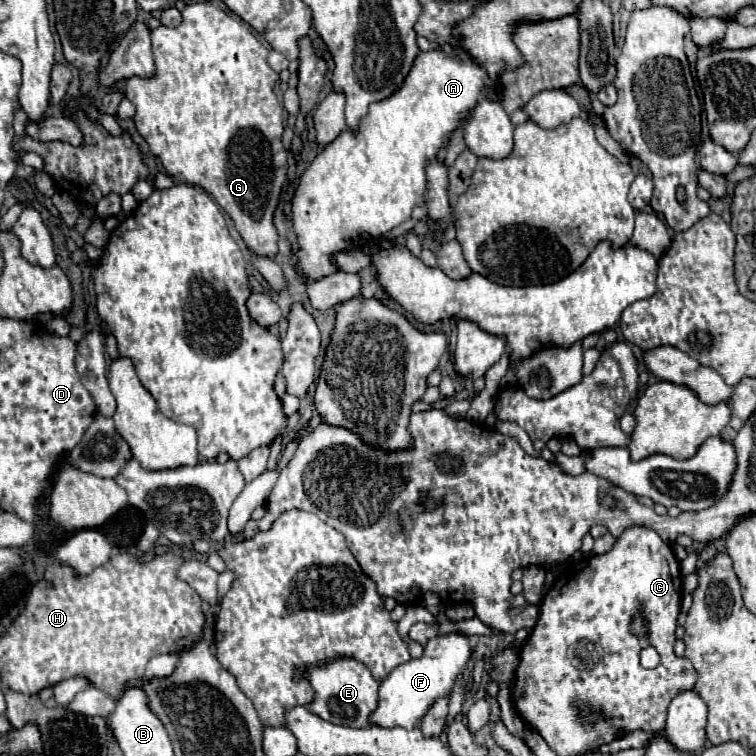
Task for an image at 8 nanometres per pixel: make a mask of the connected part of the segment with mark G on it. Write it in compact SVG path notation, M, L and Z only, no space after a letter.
M210 1L188 3L178 27L160 25L150 33L156 71L150 79L130 77L124 95L136 105L138 133L146 139L150 151L160 157L166 171L182 183L202 187L230 215L246 247L258 255L274 257L278 253L278 233L272 215L288 171L286 149L280 141L284 105L274 95L278 73L266 63L268 49L246 27Z

